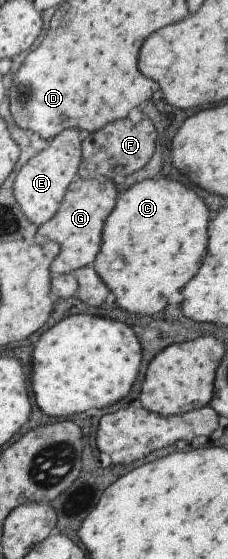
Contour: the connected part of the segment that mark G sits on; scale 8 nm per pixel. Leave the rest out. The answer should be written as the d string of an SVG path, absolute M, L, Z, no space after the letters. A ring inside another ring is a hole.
M76 176L69 183L57 212L47 222L37 227L39 236L60 246L58 255L48 266L51 276L71 273L75 269L92 264L99 250L99 236L104 220L113 210L119 191L113 182L102 176L90 179Z

